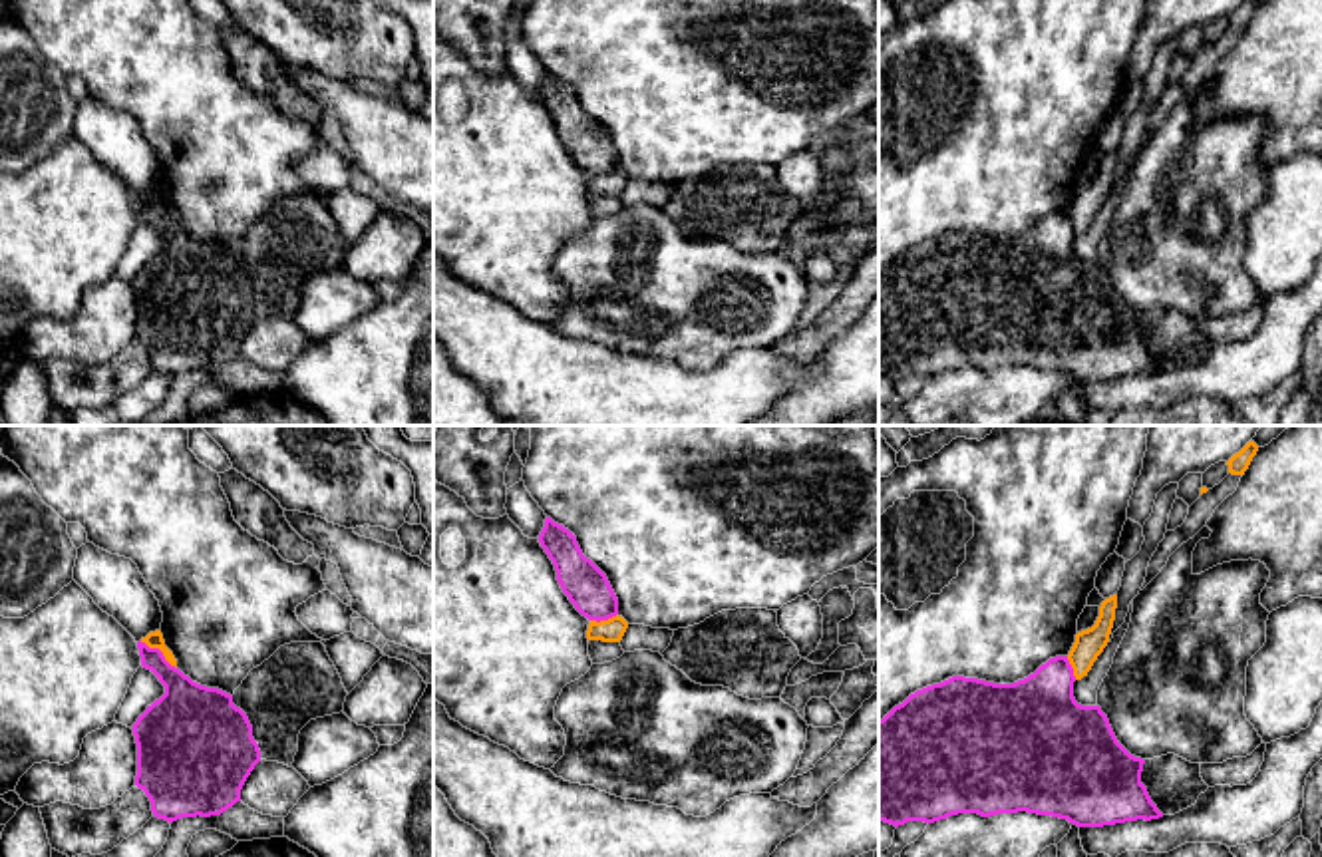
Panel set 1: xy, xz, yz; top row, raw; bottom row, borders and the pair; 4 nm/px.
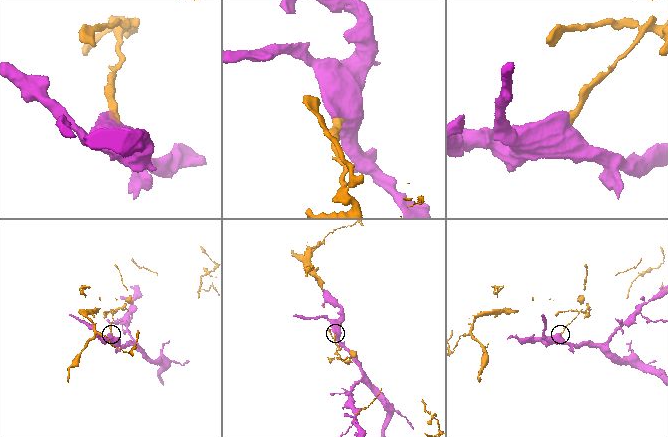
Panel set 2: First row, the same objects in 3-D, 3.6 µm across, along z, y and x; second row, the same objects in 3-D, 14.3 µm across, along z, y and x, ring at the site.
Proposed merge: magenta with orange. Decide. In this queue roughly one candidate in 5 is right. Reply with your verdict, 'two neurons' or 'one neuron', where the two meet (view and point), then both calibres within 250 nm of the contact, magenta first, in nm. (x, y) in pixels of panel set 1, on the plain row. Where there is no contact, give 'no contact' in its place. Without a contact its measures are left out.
two neurons; contact xy (160, 205); calibres 200 and 60 nm

